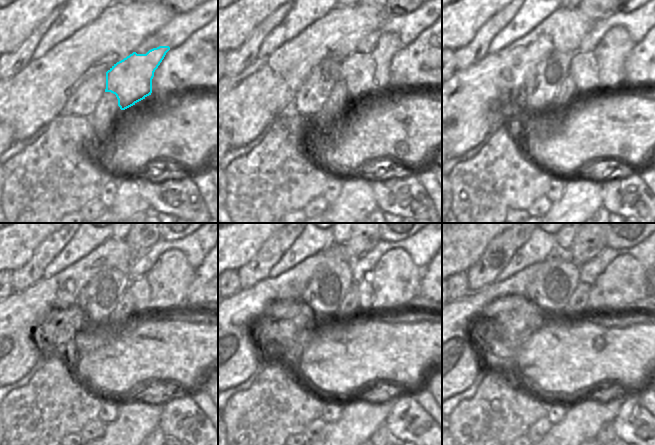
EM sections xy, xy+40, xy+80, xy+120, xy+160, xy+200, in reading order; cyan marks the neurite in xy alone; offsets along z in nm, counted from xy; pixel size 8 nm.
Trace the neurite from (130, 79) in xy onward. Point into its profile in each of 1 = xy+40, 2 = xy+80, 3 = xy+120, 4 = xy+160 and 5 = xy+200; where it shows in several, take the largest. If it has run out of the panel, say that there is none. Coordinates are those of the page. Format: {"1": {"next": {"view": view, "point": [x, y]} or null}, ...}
{"1": {"next": {"view": "xy+40", "point": [363, 74]}}, "2": {"next": {"view": "xy+80", "point": [604, 67]}}, "3": {"next": {"view": "xy+120", "point": [165, 287]}}, "4": {"next": {"view": "xy+160", "point": [395, 280]}}, "5": {"next": {"view": "xy+200", "point": [623, 282]}}}

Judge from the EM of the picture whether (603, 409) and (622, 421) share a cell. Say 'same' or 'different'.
different

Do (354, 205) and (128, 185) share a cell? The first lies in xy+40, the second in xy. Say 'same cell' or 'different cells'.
same cell

